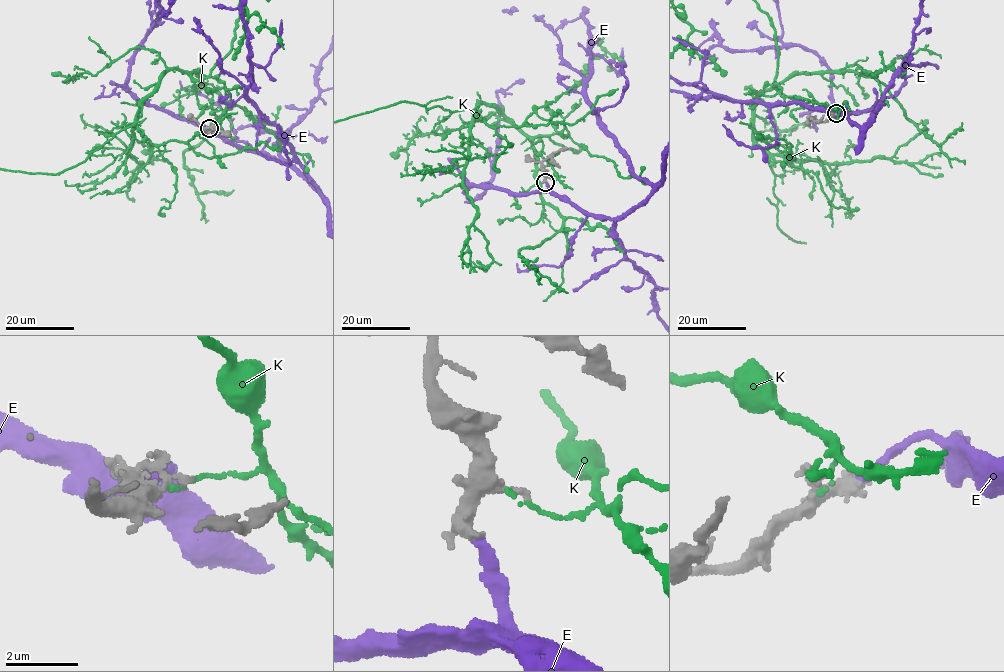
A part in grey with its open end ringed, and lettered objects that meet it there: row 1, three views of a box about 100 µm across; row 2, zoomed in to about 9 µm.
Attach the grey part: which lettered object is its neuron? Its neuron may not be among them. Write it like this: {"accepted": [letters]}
{"accepted": ["E"]}

